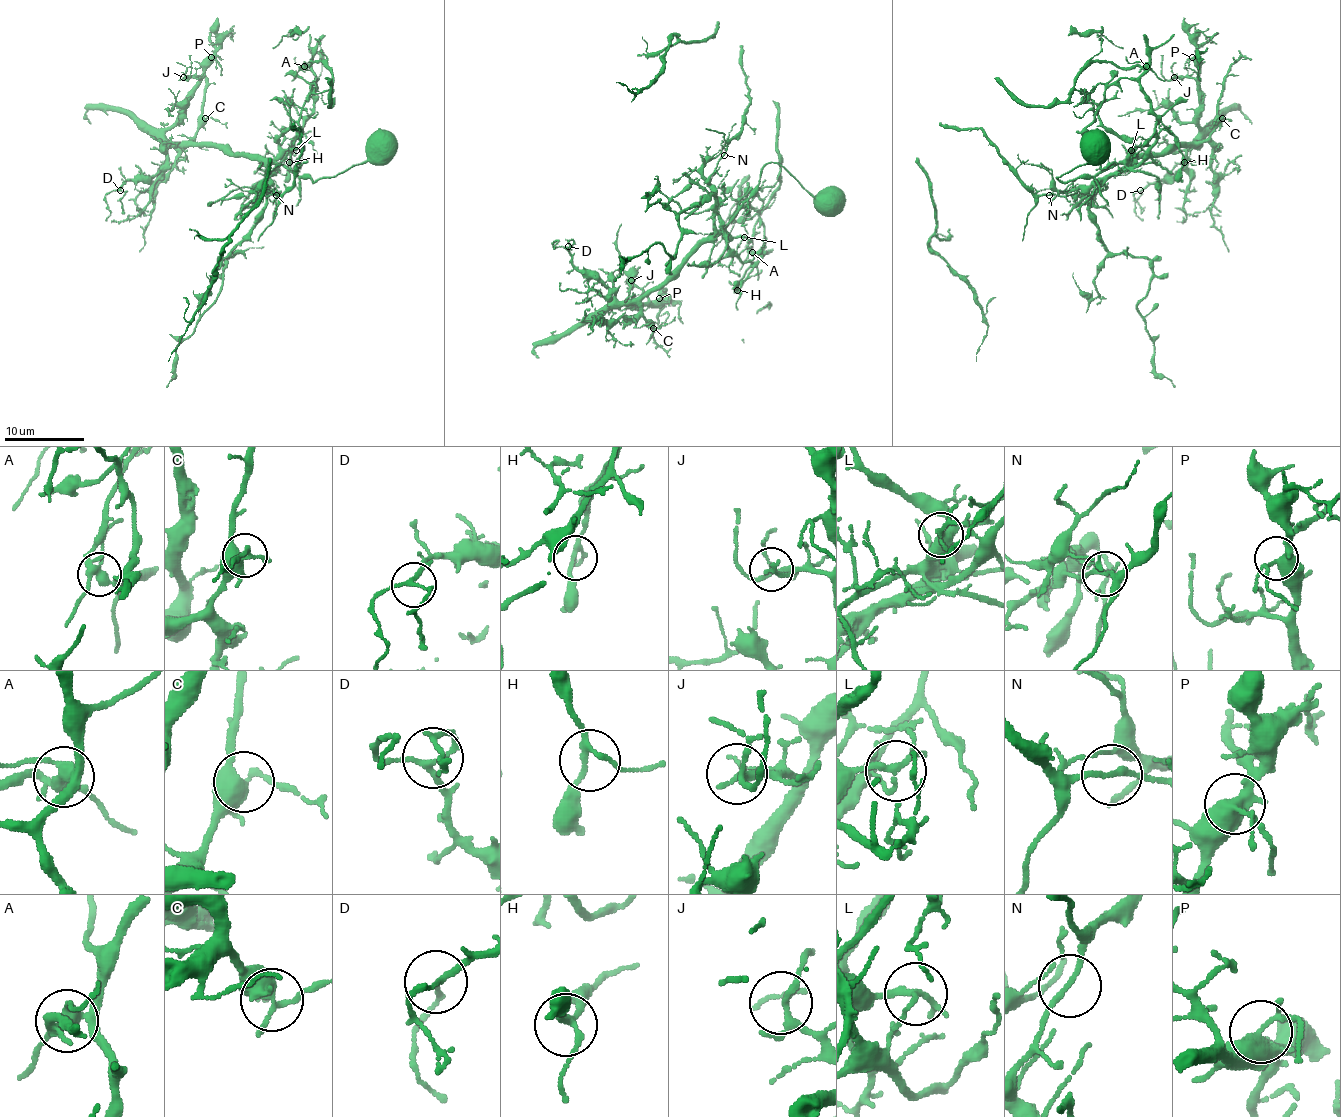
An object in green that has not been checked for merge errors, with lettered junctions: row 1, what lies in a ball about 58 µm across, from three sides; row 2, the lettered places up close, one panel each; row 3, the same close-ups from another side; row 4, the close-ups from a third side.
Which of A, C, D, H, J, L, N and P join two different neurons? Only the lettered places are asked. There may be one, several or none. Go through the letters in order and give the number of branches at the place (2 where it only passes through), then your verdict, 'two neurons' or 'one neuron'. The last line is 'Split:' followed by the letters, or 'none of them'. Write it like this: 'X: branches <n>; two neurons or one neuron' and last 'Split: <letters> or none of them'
A: branches 6; two neurons
C: branches 5; one neuron
D: branches 3; one neuron
H: branches 3; one neuron
J: branches 4; one neuron
L: branches 4; two neurons
N: branches 2; two neurons
P: branches 5; one neuron
Split: A, L, N

